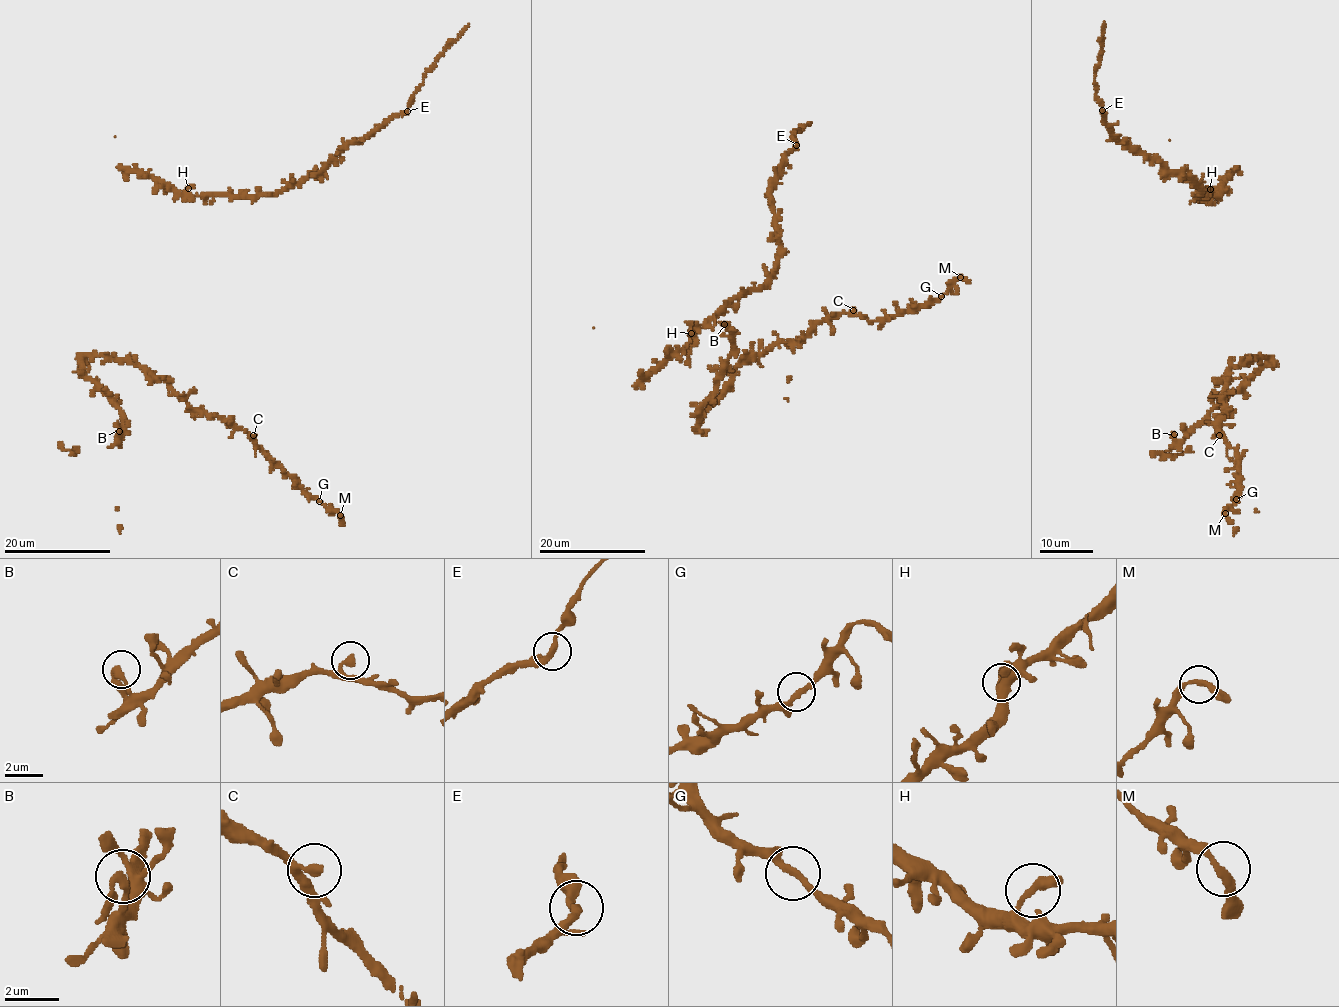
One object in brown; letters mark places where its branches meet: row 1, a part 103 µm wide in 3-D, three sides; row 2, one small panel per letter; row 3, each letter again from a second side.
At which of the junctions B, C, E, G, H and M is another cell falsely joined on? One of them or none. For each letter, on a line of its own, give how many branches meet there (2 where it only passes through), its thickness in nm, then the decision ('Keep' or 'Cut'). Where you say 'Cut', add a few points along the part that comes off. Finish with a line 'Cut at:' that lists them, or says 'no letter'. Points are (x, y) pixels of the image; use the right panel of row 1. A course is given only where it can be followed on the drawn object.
B: Branches: 2. Thickness 240 nm. Keep
C: Branches: 2. Thickness 260 nm. Keep
E: Branches: 2. Thickness 280 nm. Cut. Course of the part to remove: (1102, 110), (1094, 81), (1102, 51), (1103, 22)
G: Branches: 2. Thickness 240 nm. Keep
H: Branches: 2. Thickness 280 nm. Keep
M: Branches: 2. Thickness 280 nm. Keep
Cut at: E

